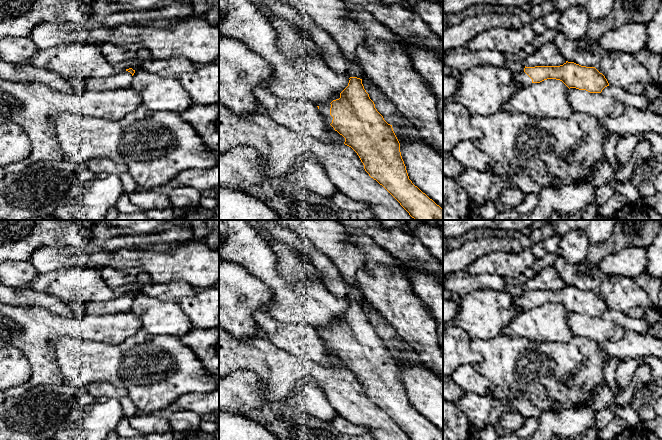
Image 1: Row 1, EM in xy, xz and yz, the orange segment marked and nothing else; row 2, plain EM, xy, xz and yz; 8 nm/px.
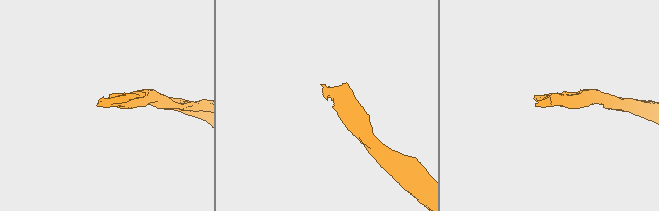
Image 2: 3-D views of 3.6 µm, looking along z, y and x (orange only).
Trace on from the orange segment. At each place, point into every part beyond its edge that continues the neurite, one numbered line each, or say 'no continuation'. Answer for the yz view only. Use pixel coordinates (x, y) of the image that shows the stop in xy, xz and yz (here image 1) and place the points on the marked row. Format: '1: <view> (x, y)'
1: yz (522, 78)

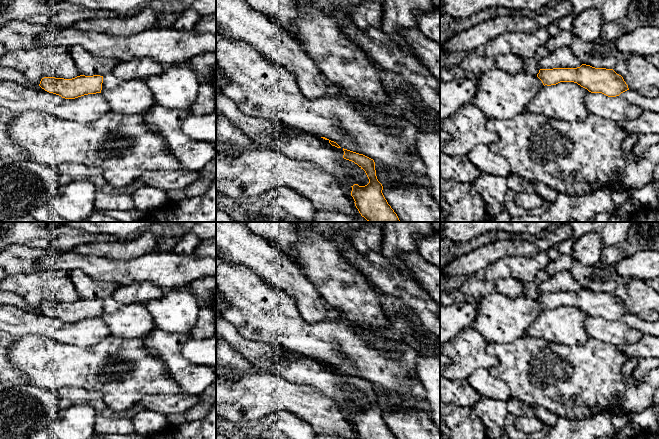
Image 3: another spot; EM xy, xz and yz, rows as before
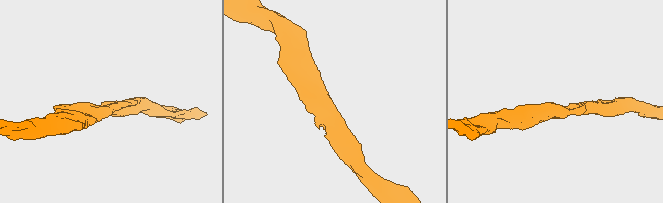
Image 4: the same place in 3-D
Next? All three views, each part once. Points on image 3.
no continuation

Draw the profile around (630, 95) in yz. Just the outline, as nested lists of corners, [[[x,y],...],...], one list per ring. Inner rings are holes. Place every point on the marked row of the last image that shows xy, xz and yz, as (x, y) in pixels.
[[[627,90],[619,95],[621,98],[626,99],[630,103],[636,104],[643,110],[651,112],[659,112],[659,96],[656,98],[649,98],[642,96],[634,90]]]

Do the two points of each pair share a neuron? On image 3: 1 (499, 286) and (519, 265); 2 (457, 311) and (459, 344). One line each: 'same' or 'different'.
1: different
2: different

